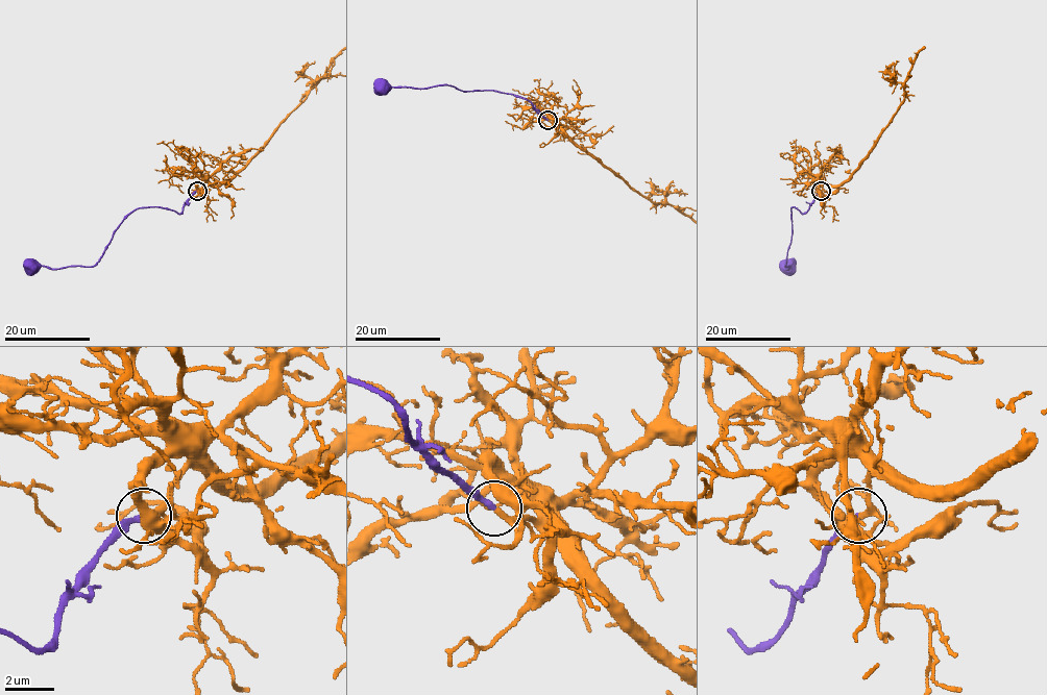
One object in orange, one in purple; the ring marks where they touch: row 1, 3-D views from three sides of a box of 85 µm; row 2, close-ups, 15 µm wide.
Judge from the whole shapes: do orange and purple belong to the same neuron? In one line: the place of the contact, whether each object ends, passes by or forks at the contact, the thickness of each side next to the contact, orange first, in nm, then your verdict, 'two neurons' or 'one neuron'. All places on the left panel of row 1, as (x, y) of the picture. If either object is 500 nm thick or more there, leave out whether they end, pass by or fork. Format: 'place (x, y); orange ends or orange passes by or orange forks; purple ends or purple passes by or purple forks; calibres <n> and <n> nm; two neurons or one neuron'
place (197, 191); orange passes by; purple ends; calibres 200 and 240 nm; one neuron

